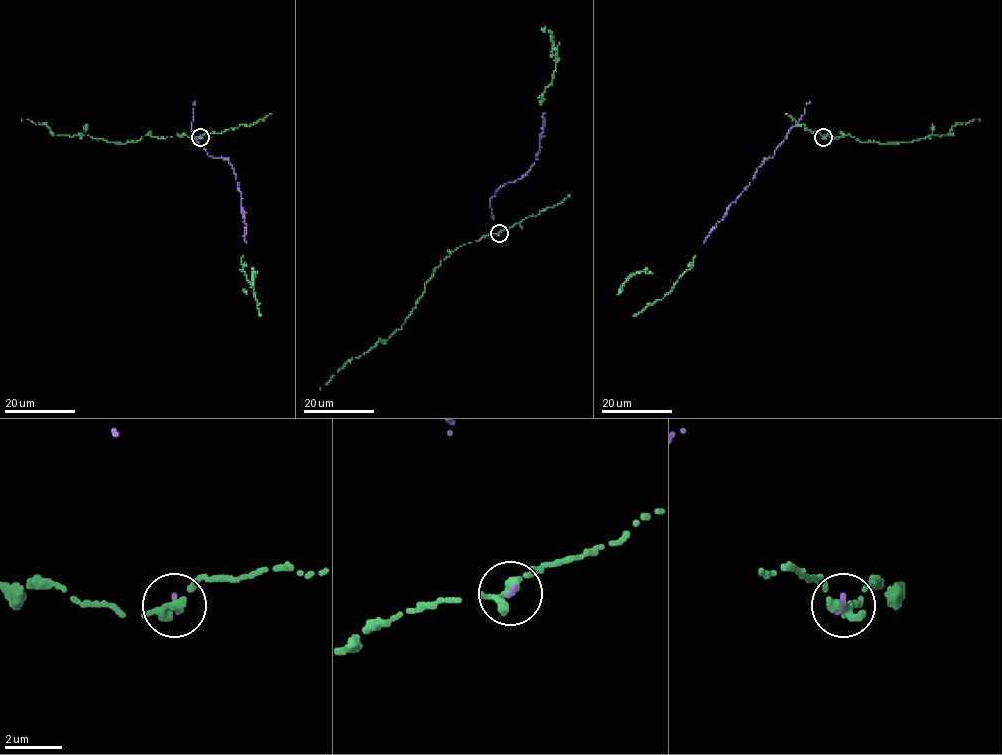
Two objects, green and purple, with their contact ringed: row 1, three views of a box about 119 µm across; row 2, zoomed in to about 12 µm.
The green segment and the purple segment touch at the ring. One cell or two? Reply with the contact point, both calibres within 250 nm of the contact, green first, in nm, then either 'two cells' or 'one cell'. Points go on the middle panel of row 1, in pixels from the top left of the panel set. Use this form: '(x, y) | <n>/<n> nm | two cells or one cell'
(499, 233) | 440/160 nm | one cell

